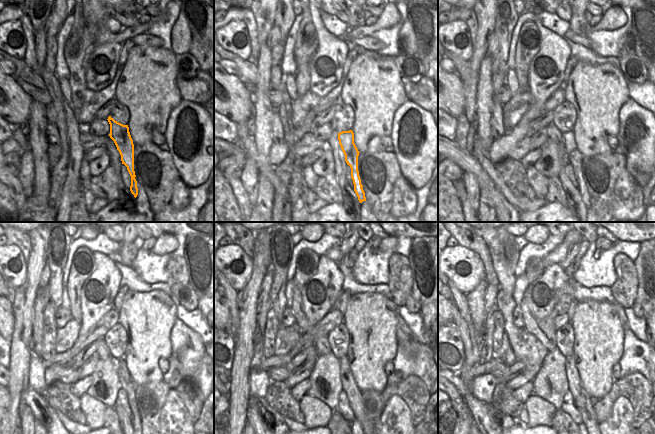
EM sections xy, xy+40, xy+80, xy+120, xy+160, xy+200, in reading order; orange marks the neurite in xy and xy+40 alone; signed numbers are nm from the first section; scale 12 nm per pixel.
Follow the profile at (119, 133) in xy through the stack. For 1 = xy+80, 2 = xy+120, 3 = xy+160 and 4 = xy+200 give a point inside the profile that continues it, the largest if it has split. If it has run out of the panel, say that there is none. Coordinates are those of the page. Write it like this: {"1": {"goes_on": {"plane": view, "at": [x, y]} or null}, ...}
{"1": {"goes_on": {"plane": "xy+80", "at": [575, 157]}}, "2": {"goes_on": {"plane": "xy+120", "at": [135, 416]}}, "3": {"goes_on": {"plane": "xy+160", "at": [356, 425]}}, "4": {"goes_on": {"plane": "xy+200", "at": [581, 425]}}}

